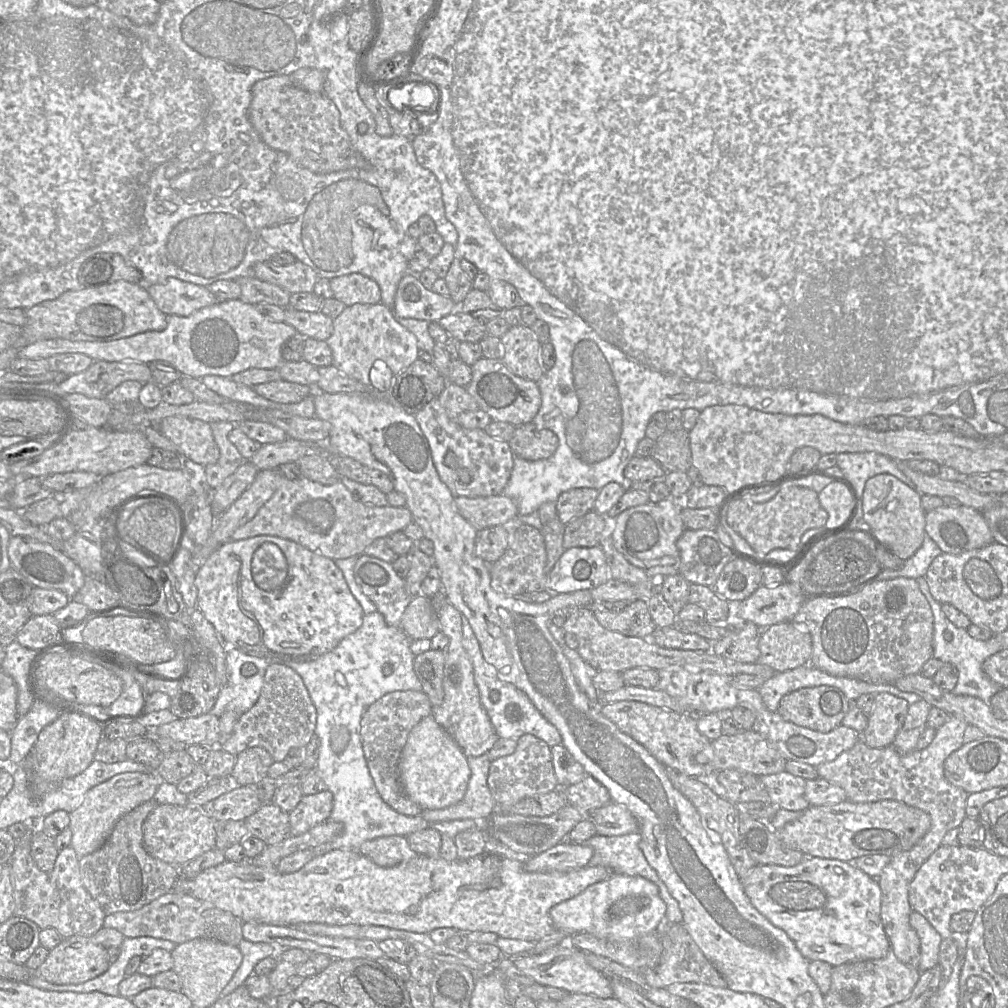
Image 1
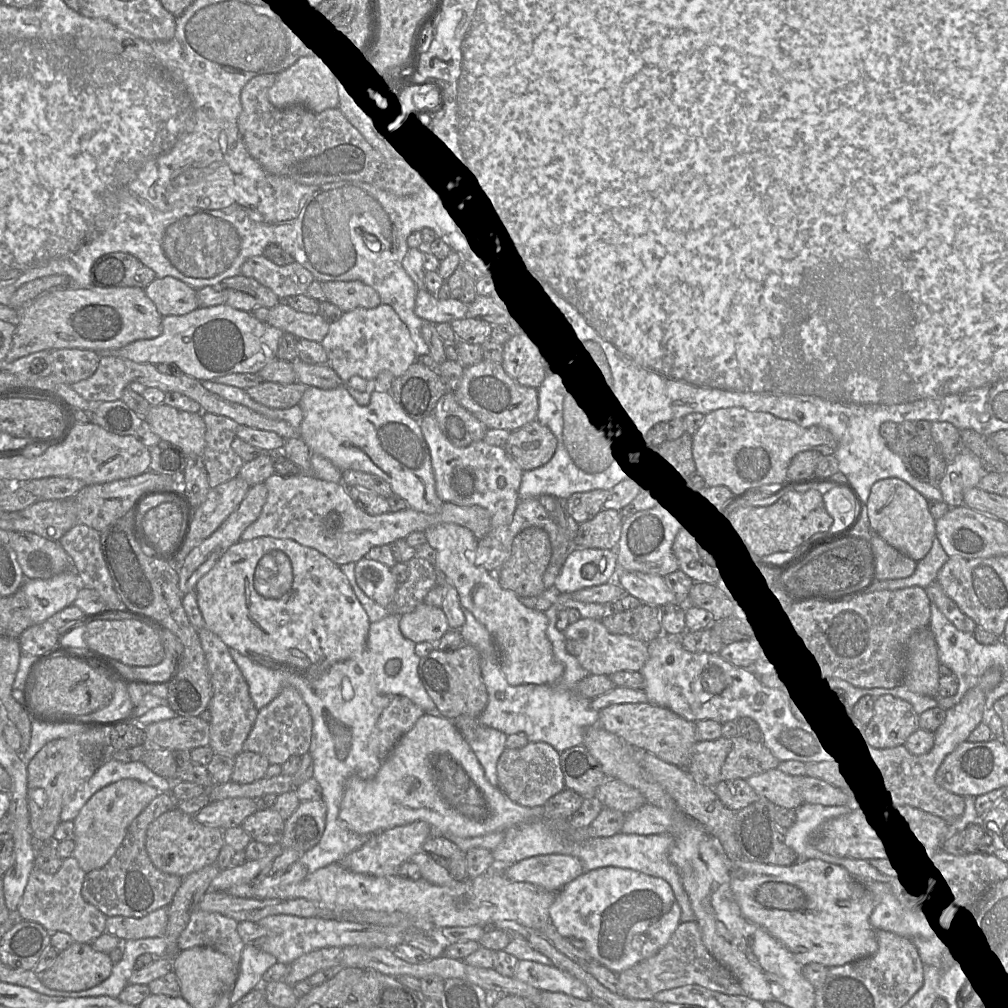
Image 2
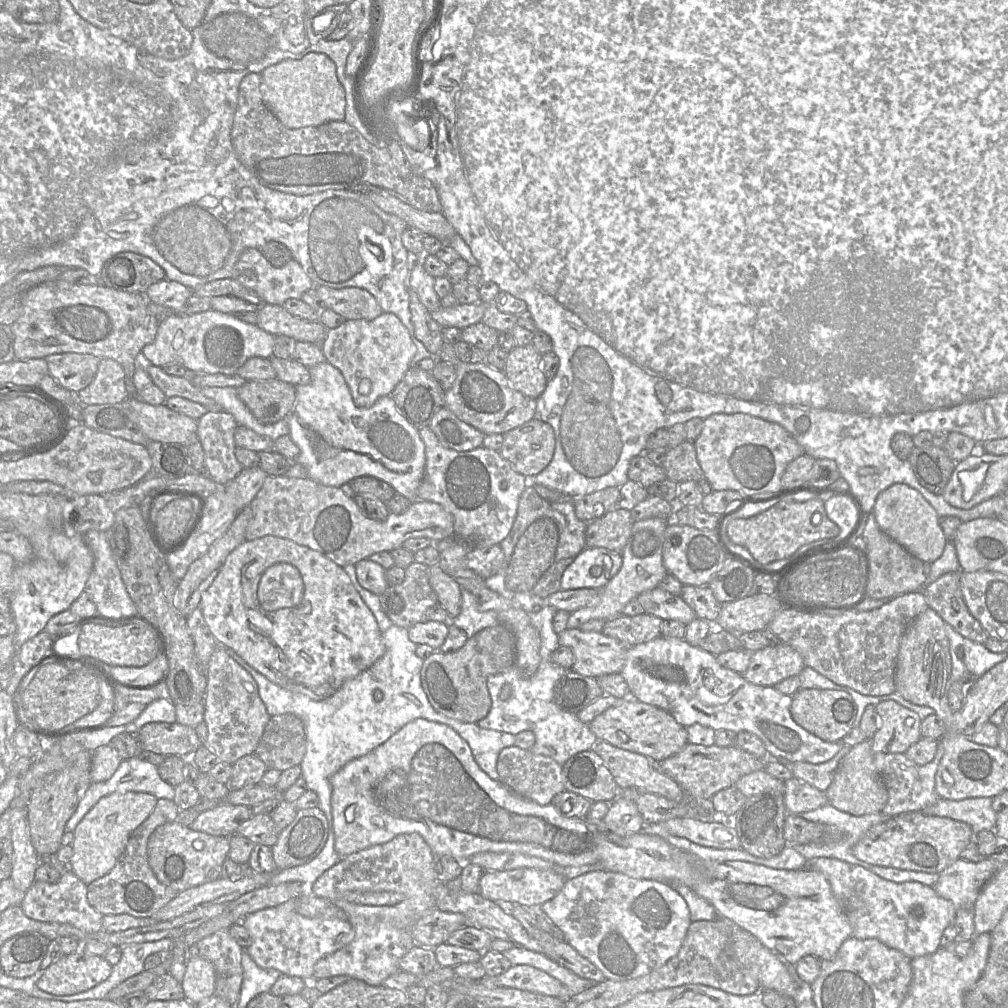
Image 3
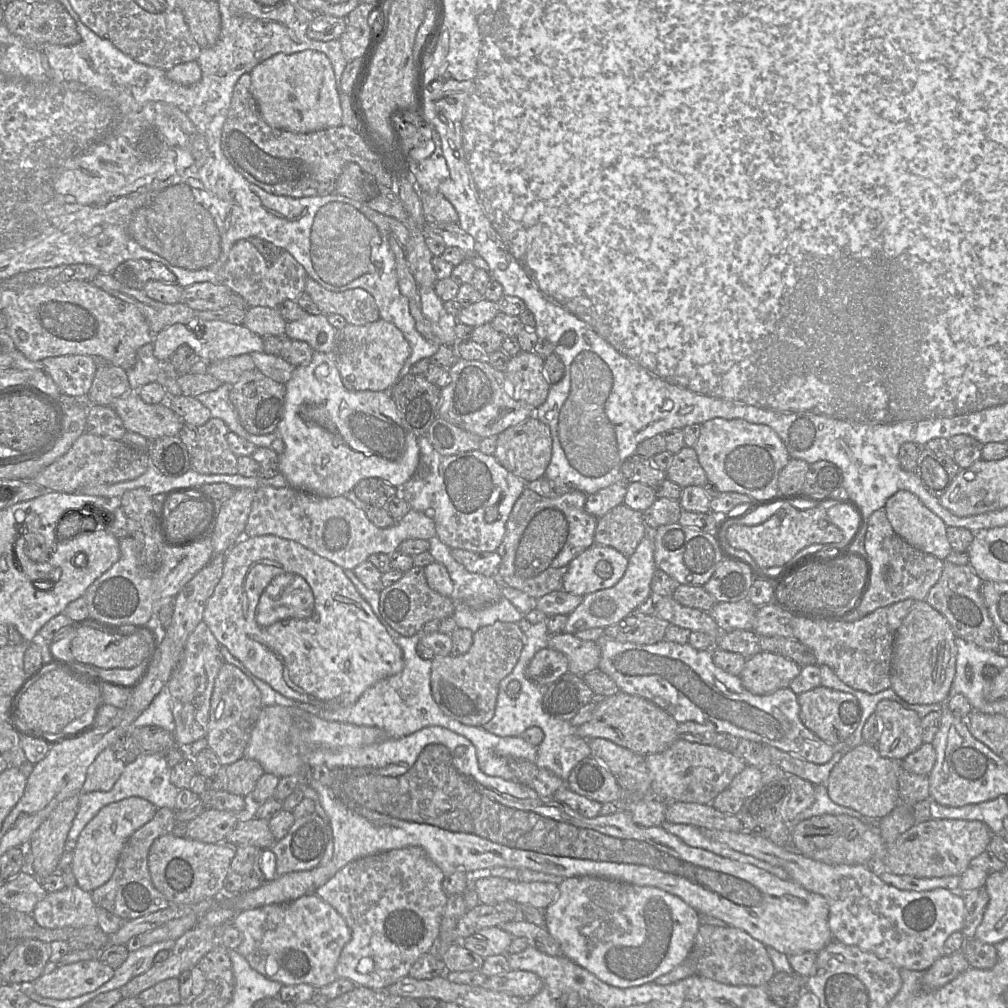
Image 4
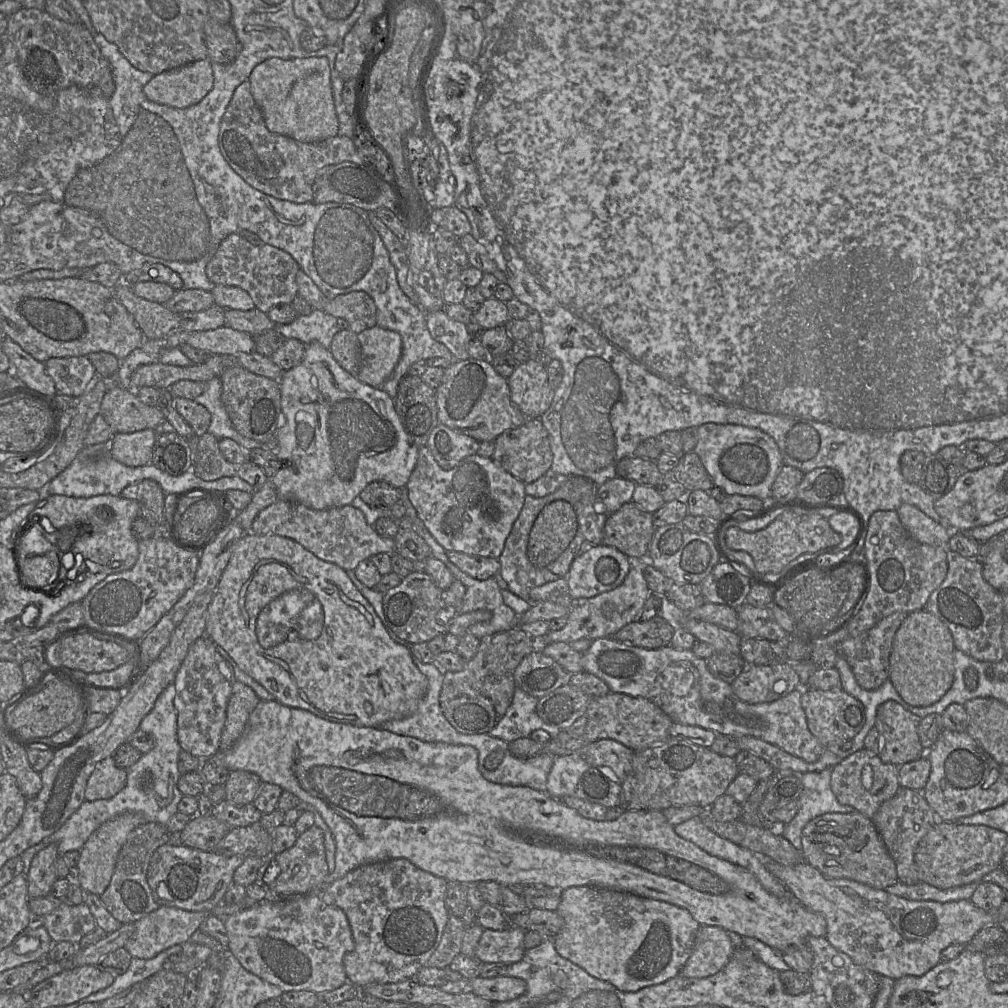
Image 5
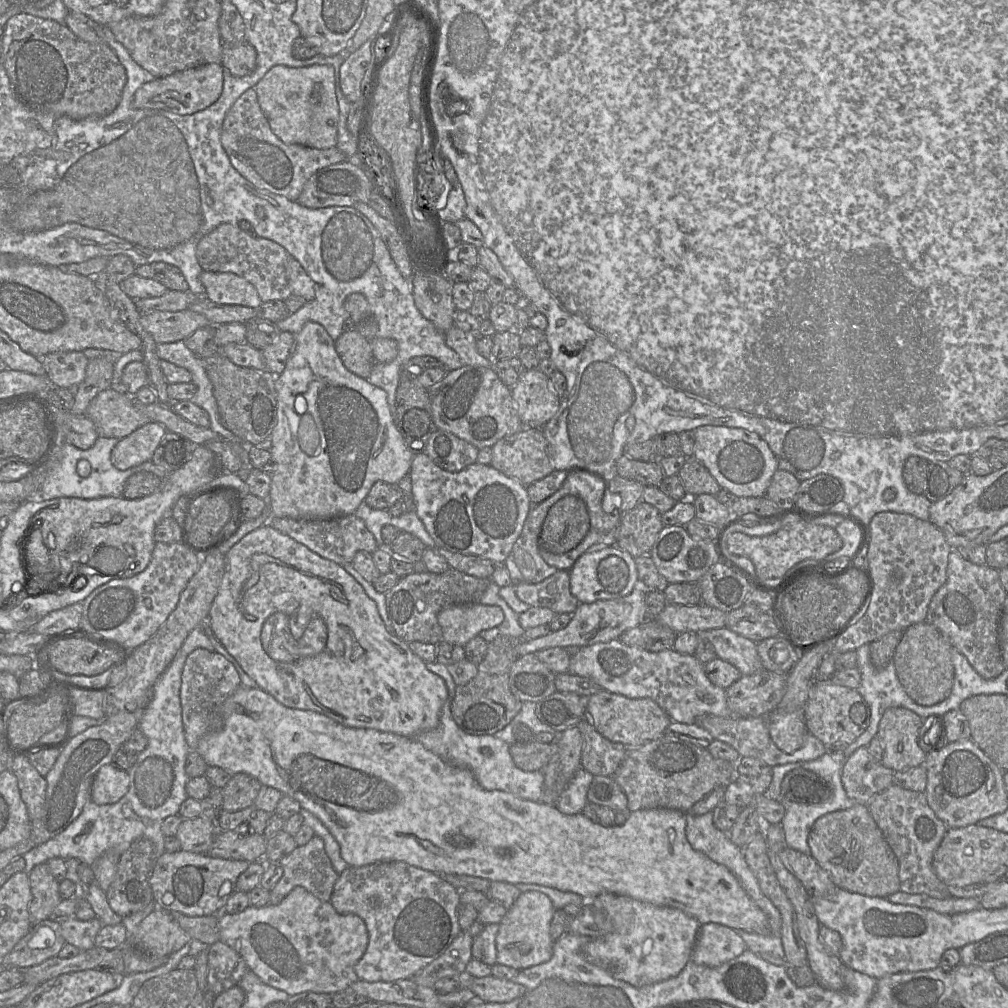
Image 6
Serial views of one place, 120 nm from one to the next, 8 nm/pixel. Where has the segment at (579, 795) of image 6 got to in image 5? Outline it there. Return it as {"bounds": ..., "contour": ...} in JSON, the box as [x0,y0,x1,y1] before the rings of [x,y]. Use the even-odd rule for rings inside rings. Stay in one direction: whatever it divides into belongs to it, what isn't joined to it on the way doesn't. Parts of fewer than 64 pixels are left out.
{"bounds":[546,752,589,800],"contour":[[[579,752],[555,757],[547,777],[546,792],[558,800],[573,796],[581,776],[589,767]]]}

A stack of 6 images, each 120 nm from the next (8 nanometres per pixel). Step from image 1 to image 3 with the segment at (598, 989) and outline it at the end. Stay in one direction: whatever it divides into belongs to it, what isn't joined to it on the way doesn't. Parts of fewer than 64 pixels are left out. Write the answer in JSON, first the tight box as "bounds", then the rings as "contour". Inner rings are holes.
{"bounds":[496,965,572,1002],"contour":[[[513,965],[506,972],[497,976],[496,980],[500,987],[553,996],[565,1002],[572,997],[570,990],[559,980],[529,965]]]}

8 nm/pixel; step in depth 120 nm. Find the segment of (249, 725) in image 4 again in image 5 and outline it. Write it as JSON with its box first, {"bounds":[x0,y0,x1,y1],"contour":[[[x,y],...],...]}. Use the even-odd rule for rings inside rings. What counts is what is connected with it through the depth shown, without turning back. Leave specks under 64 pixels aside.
{"bounds":[219,680,260,751],"contour":[[[237,680],[226,710],[226,722],[220,739],[219,751],[227,751],[241,737],[250,714],[260,702],[253,689]]]}

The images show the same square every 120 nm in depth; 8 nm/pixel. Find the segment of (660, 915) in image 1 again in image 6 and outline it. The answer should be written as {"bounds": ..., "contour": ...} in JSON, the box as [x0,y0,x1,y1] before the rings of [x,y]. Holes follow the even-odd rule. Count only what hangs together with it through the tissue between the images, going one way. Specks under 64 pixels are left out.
{"bounds":[582,893,701,987],"contour":[[[610,893],[592,898],[592,904],[607,911],[612,918],[613,931],[605,936],[591,938],[583,946],[582,953],[588,962],[606,969],[614,978],[634,987],[643,987],[678,975],[691,959],[701,926],[694,917],[677,908],[657,906]]]}

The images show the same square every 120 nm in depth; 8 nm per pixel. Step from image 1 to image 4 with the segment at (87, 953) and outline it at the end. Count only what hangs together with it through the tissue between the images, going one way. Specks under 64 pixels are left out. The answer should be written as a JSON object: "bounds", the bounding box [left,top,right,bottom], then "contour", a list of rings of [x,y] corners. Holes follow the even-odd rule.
{"bounds":[32,959,114,1000],"contour":[[[48,959],[48,969],[32,983],[32,987],[44,998],[64,1000],[93,992],[113,976],[114,970],[99,959],[83,960],[67,965],[49,965]]]}

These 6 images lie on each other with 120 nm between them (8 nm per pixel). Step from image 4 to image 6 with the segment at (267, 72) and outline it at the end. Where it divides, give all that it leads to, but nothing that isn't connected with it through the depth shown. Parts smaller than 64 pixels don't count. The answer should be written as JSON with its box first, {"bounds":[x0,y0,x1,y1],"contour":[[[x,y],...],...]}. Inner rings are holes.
{"bounds":[255,64,339,149],"contour":[[[327,64],[304,67],[275,65],[255,85],[258,103],[272,132],[285,144],[316,149],[336,147],[339,106],[335,93],[334,68]]]}

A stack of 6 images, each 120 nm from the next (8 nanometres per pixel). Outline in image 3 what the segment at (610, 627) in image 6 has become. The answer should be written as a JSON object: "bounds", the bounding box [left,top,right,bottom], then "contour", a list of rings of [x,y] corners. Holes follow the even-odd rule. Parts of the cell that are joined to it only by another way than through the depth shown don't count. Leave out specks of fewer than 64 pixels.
{"bounds":[567,518,668,628],"contour":[[[648,518],[633,523],[629,539],[621,552],[622,566],[602,588],[600,602],[595,606],[579,608],[570,613],[567,628],[579,628],[581,624],[592,619],[610,620],[623,615],[623,609],[628,602],[659,585],[667,574],[662,561],[662,547],[668,522],[660,518]]]}

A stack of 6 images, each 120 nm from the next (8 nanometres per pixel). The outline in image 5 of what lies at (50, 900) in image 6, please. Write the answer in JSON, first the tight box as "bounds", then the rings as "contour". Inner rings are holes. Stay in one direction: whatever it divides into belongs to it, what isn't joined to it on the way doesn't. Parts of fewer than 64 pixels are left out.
{"bounds":[25,843,58,900],"contour":[[[49,843],[33,857],[29,871],[25,875],[28,884],[28,900],[50,894],[54,882],[58,879],[56,874],[58,856],[57,845]]]}

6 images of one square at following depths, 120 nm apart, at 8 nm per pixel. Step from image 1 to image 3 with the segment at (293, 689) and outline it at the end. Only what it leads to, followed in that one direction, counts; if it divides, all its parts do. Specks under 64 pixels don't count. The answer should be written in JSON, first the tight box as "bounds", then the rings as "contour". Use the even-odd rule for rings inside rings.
{"bounds":[254,714,306,771],"contour":[[[294,714],[272,716],[254,752],[268,767],[285,771],[300,765],[306,752],[303,721]]]}

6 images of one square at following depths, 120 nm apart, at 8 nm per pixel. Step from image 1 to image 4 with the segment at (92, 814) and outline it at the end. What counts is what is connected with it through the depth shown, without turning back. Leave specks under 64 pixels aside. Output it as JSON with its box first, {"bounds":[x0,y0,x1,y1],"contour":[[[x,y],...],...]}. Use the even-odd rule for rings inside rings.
{"bounds":[71,797,156,892],"contour":[[[128,797],[104,806],[76,840],[71,868],[77,885],[84,891],[92,892],[105,884],[113,875],[118,857],[128,839],[151,821],[156,811],[155,805],[141,797]]]}

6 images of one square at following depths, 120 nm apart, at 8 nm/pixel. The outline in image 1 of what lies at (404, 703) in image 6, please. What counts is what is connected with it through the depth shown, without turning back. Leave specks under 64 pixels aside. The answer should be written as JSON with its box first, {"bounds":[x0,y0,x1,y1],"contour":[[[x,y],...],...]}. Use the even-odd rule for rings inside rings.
{"bounds":[194,535,363,661],"contour":[[[261,535],[240,541],[228,541],[212,553],[197,570],[194,582],[198,592],[197,608],[213,625],[224,644],[228,648],[236,648],[251,656],[291,657],[299,661],[312,661],[334,649],[343,638],[355,632],[363,622],[363,609],[351,593],[342,571],[336,566],[334,560],[311,551],[292,540],[277,536]]]}

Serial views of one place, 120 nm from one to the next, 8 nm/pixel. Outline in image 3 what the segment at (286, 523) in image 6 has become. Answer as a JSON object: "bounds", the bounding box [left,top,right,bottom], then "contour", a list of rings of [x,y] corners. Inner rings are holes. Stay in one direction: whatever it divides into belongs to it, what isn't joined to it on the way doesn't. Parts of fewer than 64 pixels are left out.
{"bounds":[245,476,454,568],"contour":[[[267,476],[250,504],[253,518],[245,540],[276,536],[318,551],[342,568],[355,565],[372,554],[392,551],[409,538],[424,537],[436,542],[454,536],[452,516],[438,503],[415,501],[401,514],[389,513],[383,521],[367,518],[339,487],[325,486],[309,478]]]}

